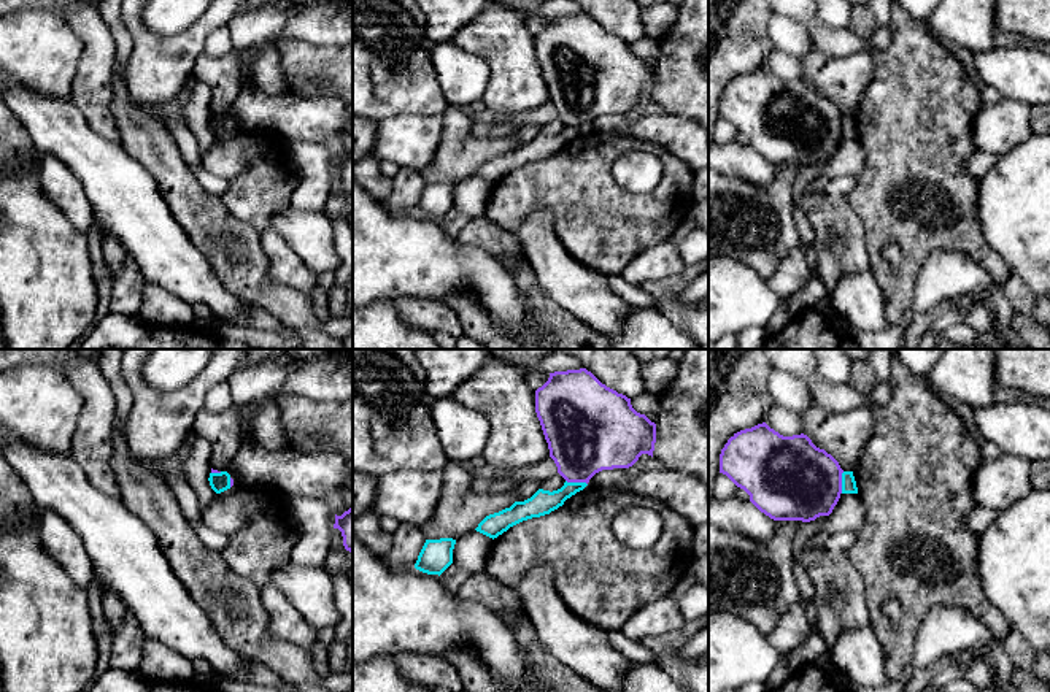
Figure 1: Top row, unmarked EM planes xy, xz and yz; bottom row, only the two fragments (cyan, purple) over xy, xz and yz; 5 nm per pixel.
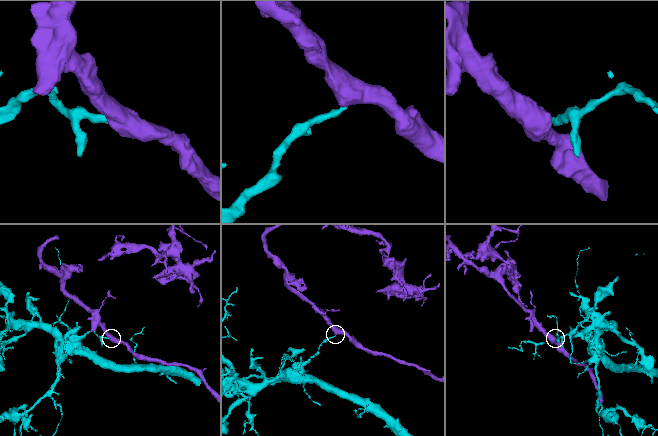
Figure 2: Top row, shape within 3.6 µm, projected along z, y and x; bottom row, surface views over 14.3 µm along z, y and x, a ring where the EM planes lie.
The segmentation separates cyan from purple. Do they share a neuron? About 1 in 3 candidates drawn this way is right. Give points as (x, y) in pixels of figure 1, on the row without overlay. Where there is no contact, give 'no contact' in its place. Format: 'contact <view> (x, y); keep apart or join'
contact xz (577, 127); keep apart

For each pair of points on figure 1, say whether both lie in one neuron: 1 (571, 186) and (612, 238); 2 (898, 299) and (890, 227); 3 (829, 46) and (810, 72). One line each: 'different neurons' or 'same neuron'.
1: same neuron
2: same neuron
3: different neurons

